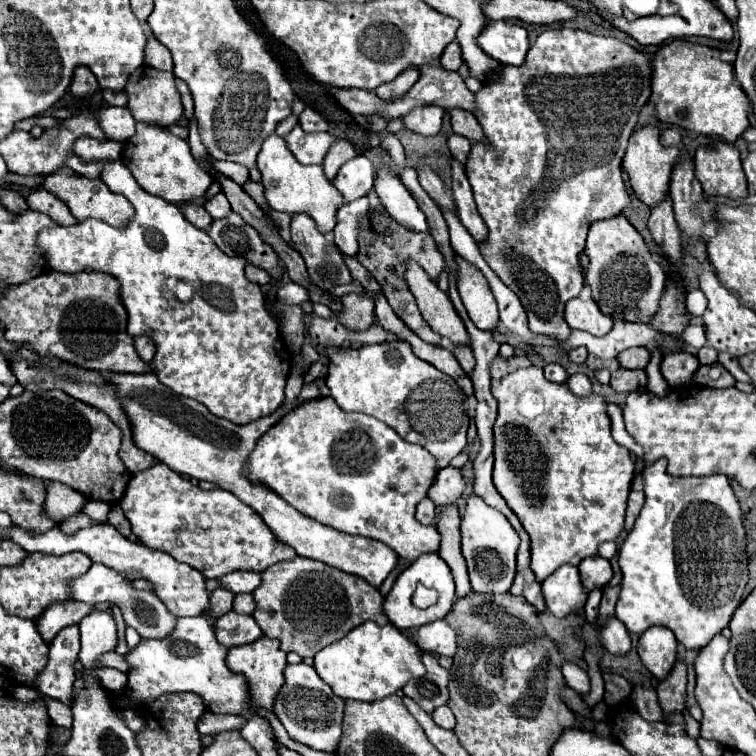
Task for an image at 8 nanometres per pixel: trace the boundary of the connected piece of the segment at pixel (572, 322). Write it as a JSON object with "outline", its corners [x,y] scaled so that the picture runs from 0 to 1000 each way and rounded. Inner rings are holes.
{"outline":[[[753,397],[747,407],[747,423],[758,437],[774,437],[784,444],[800,444],[811,434],[811,421],[800,418],[787,397]]]}

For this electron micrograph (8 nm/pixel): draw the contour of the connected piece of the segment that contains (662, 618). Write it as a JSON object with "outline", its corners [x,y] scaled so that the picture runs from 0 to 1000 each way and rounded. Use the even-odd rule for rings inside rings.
{"outline":[[[869,608],[851,624],[853,669],[848,672],[837,701],[829,706],[819,728],[823,767],[813,815],[835,839],[851,839],[861,828],[880,828],[890,833],[893,844],[906,857],[925,860],[964,825],[972,804],[983,794],[983,783],[991,767],[991,733],[985,728],[988,701],[983,693],[983,675],[962,630],[893,632],[885,630],[880,619],[882,608]]]}

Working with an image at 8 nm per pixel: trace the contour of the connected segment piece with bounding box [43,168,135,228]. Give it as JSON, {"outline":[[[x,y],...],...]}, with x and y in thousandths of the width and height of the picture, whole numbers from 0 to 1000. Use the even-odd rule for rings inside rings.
{"outline":[[[81,222],[78,228],[62,233],[60,241],[57,241],[57,249],[65,251],[67,257],[73,257],[86,270],[91,270],[94,283],[104,294],[115,291],[115,288],[128,288],[128,291],[136,291],[136,294],[152,299],[152,302],[165,302],[168,294],[179,283],[173,267],[165,259],[160,259],[160,257],[149,257],[136,238],[118,238],[112,233],[104,233],[104,230],[94,228],[94,222]]]}

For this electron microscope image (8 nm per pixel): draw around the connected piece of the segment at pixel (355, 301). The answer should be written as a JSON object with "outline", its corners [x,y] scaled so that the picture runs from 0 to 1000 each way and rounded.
{"outline":[[[485,386],[480,389],[456,389],[451,392],[454,413],[446,415],[446,423],[462,437],[485,437],[496,426],[496,399]]]}

